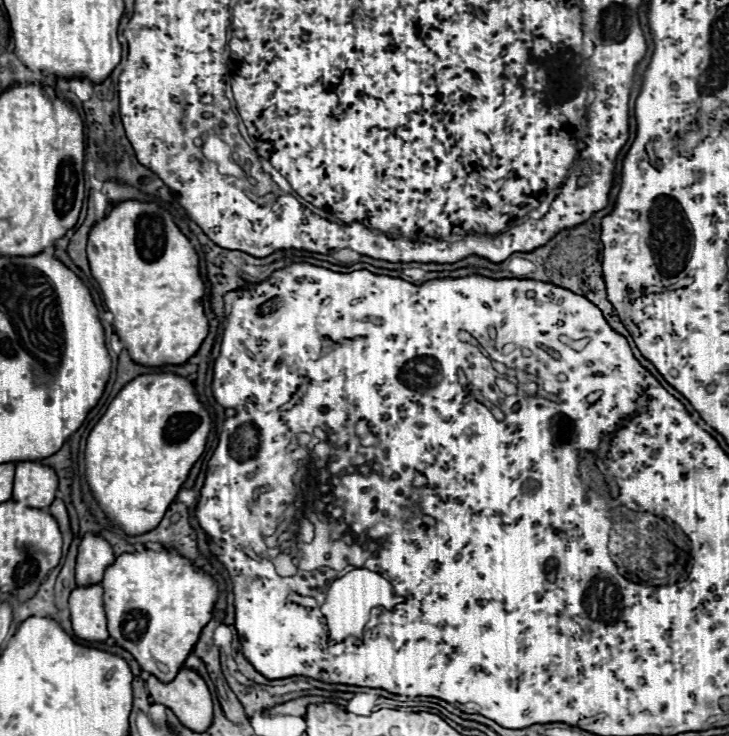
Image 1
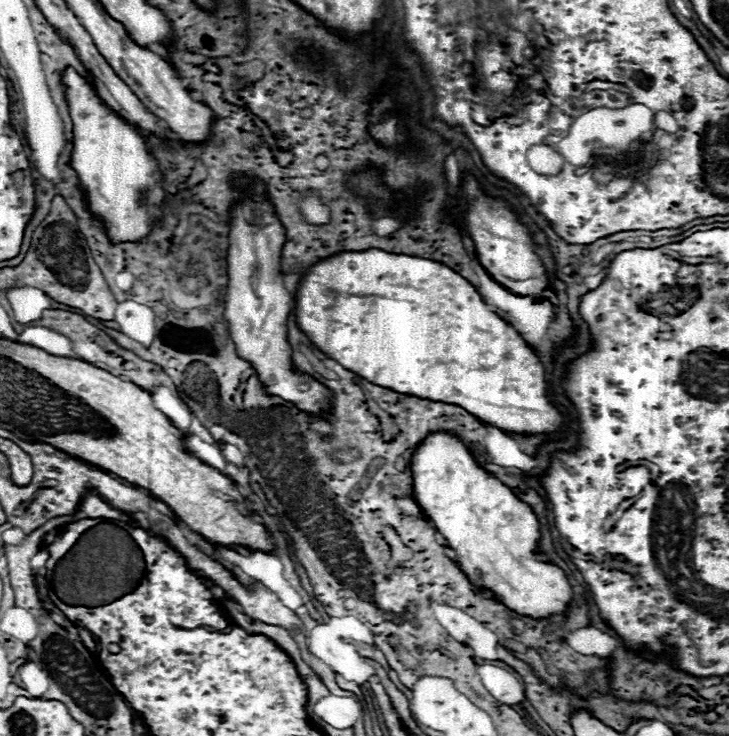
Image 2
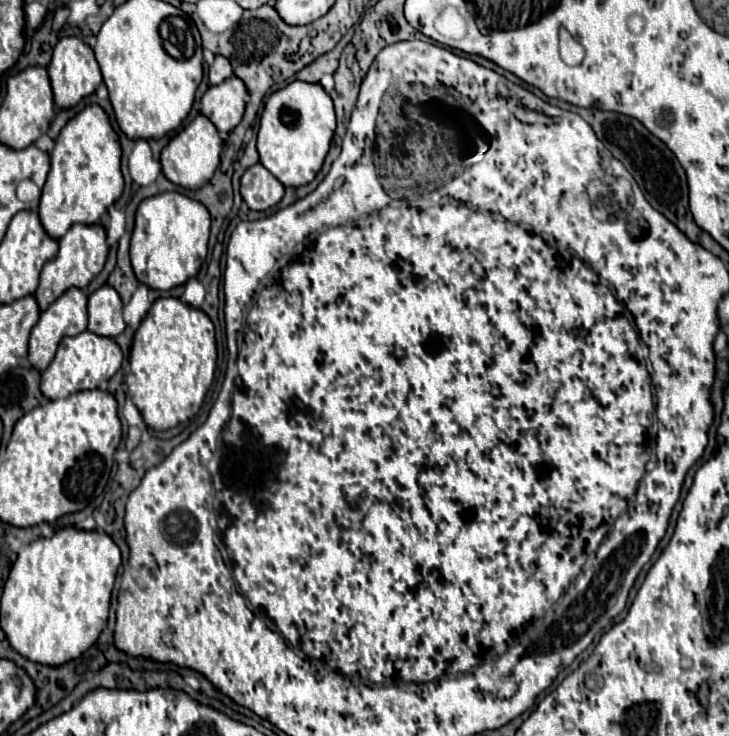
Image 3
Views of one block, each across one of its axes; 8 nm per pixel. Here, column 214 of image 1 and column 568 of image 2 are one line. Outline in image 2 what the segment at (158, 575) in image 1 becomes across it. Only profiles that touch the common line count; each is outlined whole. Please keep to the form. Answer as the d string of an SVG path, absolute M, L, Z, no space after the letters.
M430 434L424 444L414 452L412 458L412 476L414 476L414 496L418 506L424 510L422 514L430 520L436 530L448 540L450 548L456 552L456 564L474 578L474 572L480 570L484 574L484 588L490 590L498 600L502 600L510 610L532 616L532 618L546 618L552 614L562 614L572 598L570 584L564 572L548 562L536 558L536 546L540 540L540 522L532 508L518 500L510 488L500 484L492 474L482 470L472 454L464 448L464 444L446 434Z

